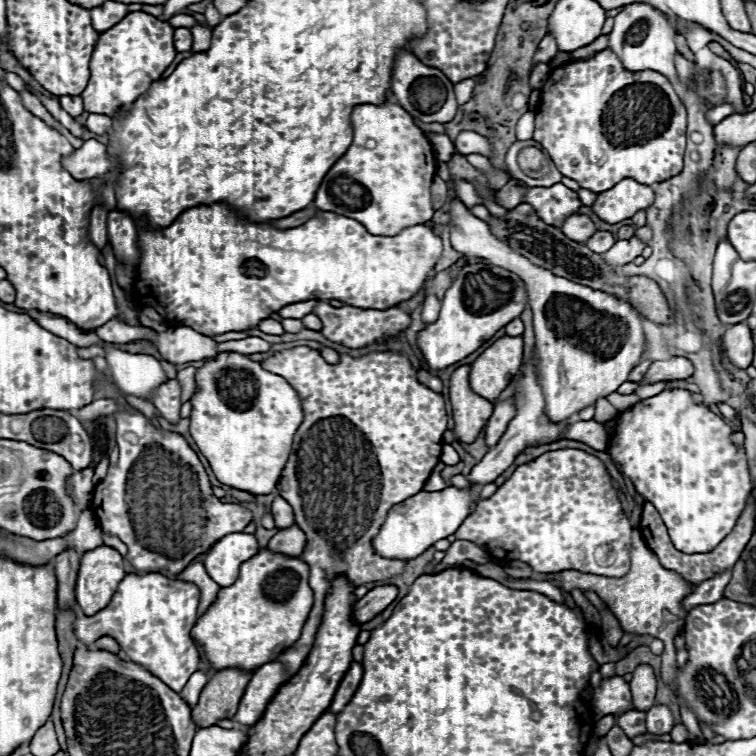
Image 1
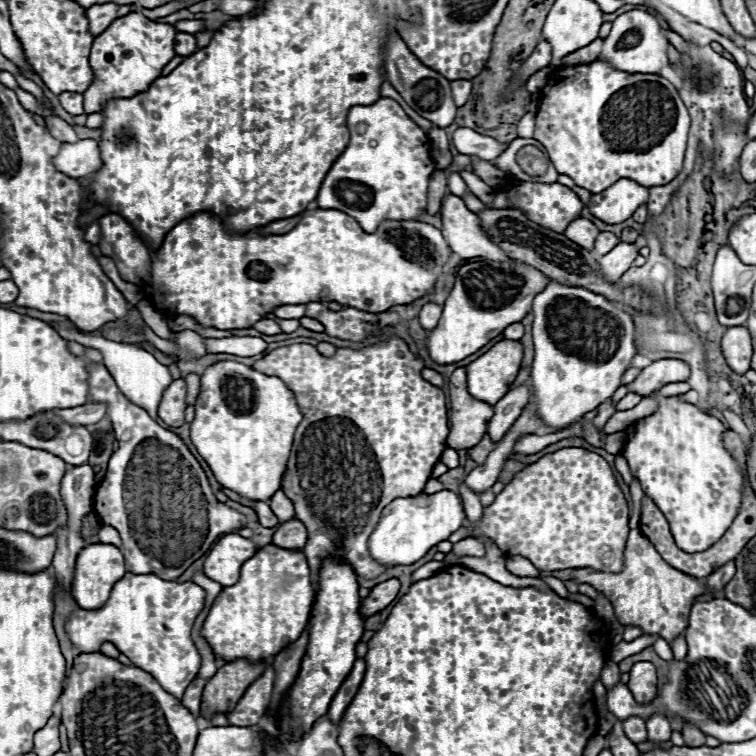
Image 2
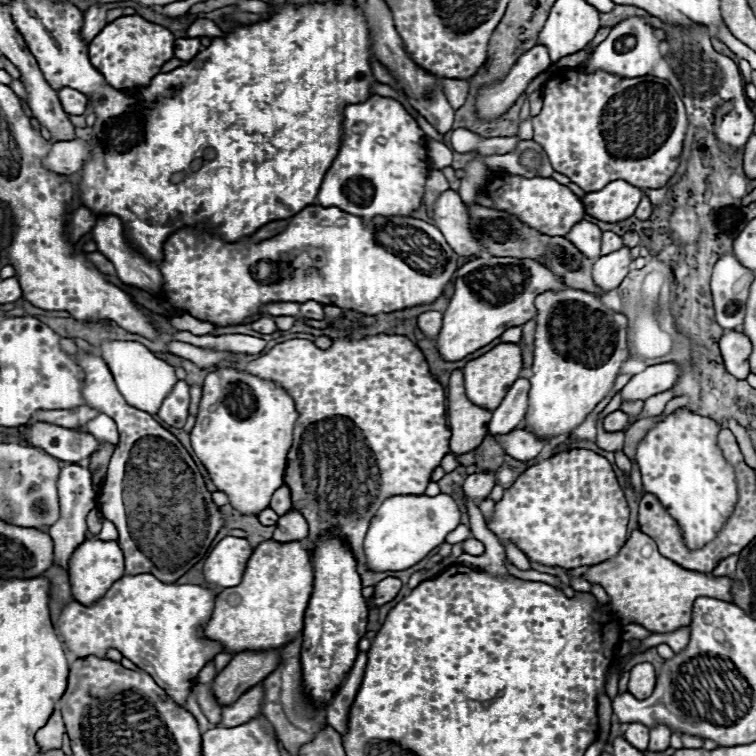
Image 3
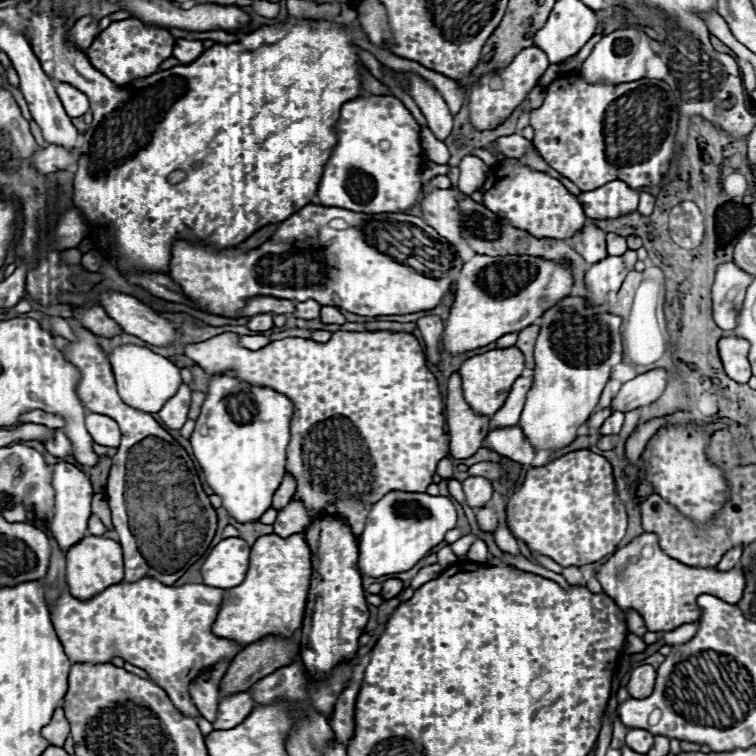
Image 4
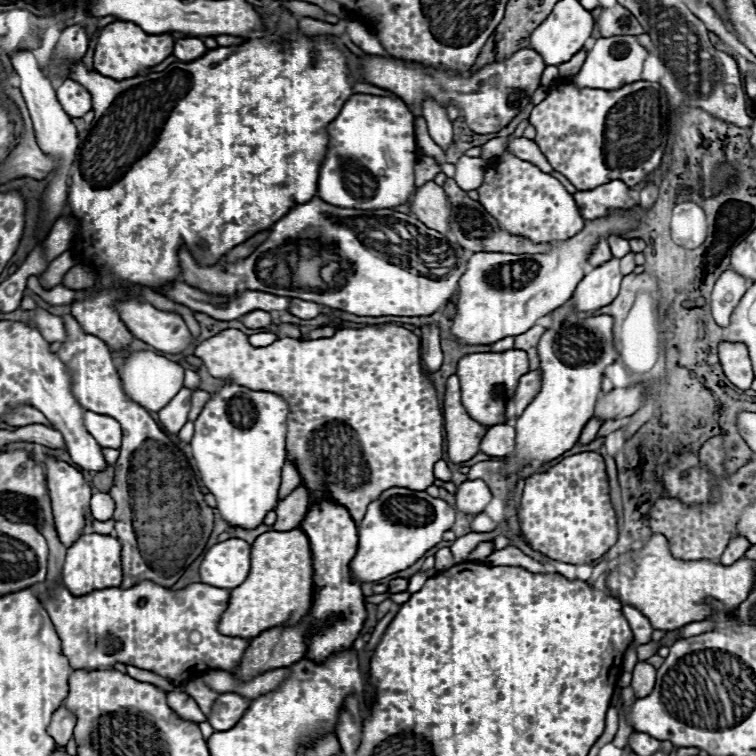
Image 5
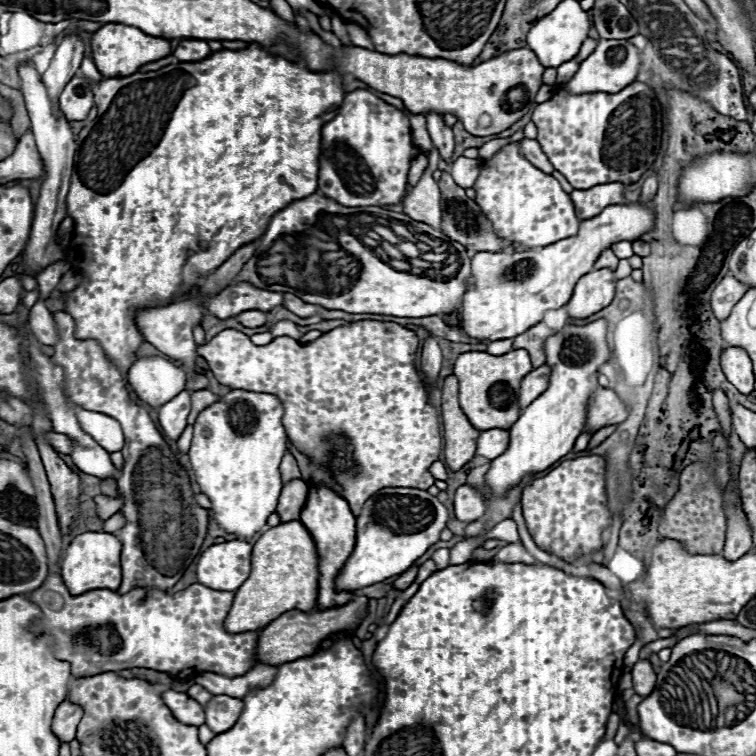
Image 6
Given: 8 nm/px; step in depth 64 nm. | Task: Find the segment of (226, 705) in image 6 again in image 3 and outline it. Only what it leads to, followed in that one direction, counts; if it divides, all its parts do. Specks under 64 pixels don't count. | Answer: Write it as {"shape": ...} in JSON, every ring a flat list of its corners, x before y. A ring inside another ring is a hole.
{"shape":[[256,684,254,688,244,692,234,704,222,706,220,726,234,728,260,716,260,700,262,700,262,684]]}

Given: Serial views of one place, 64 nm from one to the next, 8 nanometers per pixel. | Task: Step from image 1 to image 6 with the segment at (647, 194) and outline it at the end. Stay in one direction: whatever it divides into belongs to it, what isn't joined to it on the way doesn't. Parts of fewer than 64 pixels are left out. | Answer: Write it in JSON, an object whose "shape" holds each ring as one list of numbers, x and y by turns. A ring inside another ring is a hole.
{"shape":[[620,182,598,184,588,190,572,190,570,198,574,202,576,216,580,220,600,214,600,210,604,210,604,206,610,206,616,202,626,202,624,200,624,184,620,184]]}

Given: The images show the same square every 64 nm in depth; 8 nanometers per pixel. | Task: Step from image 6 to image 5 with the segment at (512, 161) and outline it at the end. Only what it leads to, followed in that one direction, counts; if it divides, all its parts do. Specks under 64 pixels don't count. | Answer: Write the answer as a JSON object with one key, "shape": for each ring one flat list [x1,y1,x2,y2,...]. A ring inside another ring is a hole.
{"shape":[[504,152,488,164,478,196,484,210,488,210,508,234,524,236,530,242,560,242,584,228,584,218,580,216,572,194,568,194,556,178,544,174,534,164,516,158,512,152]]}

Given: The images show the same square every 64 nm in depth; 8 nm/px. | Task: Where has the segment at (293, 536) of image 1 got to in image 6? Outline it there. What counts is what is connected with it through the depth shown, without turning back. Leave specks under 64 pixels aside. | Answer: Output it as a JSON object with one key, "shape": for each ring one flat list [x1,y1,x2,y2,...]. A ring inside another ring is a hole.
{"shape":[[294,478,292,482,284,484,282,494,280,494,280,502,276,508,282,522,290,522,290,520,300,518,300,510,304,508,306,496,308,496,308,484,302,478]]}

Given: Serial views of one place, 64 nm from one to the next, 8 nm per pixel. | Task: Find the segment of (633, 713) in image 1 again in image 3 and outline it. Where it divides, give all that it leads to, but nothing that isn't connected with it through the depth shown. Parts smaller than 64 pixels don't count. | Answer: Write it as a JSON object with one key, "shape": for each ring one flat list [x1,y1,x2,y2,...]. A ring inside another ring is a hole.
{"shape":[[638,722,628,724,628,726,626,726,626,730,624,730,624,738,626,738,632,746,636,746,638,750,642,750,642,752,644,752,644,750,648,748,650,728,646,728,646,726,638,724]]}

